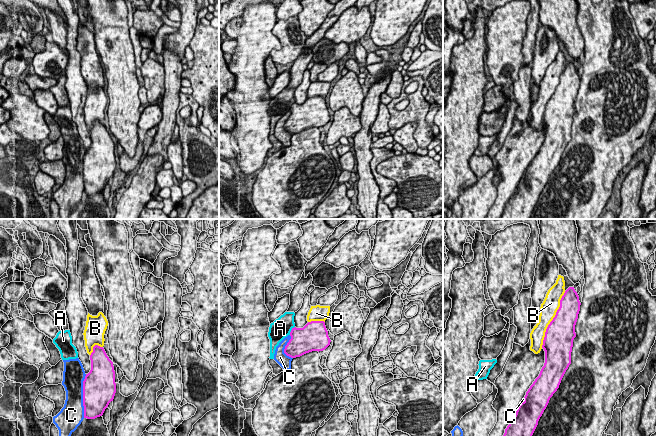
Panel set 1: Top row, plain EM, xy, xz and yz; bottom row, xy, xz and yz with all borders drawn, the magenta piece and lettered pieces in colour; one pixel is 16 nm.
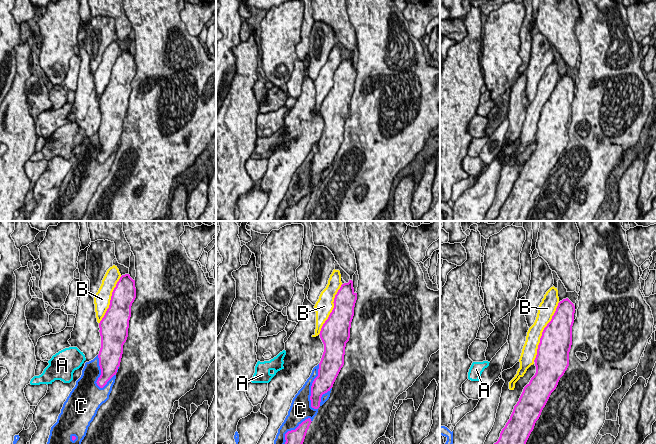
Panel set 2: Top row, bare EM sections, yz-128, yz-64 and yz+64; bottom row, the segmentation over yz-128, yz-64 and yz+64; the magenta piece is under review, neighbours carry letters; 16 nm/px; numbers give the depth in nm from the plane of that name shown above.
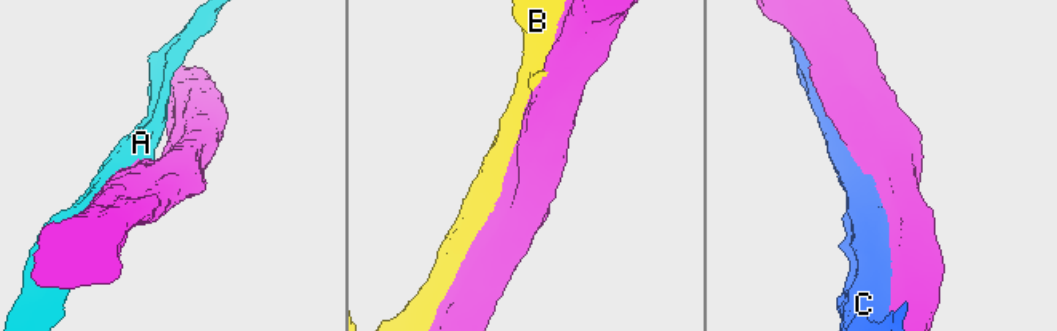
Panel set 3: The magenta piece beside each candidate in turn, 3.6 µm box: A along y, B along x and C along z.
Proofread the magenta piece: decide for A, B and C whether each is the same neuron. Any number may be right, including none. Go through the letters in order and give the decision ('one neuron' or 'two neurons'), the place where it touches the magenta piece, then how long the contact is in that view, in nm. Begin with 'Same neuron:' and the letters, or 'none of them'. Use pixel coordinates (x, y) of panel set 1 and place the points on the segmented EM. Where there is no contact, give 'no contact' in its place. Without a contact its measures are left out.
Same neuron: none of them
A: two neurons | xz (291, 330) | 170 nm
B: two neurons | yz (553, 319) | 1000 nm
C: two neurons | xy (83, 396) | 700 nm

